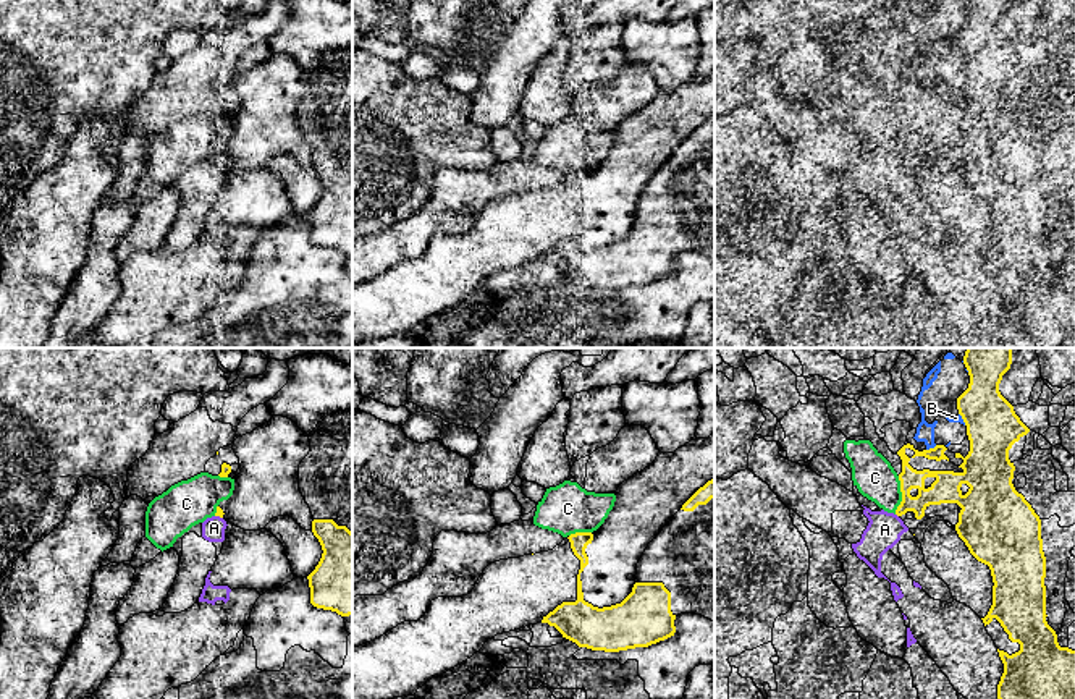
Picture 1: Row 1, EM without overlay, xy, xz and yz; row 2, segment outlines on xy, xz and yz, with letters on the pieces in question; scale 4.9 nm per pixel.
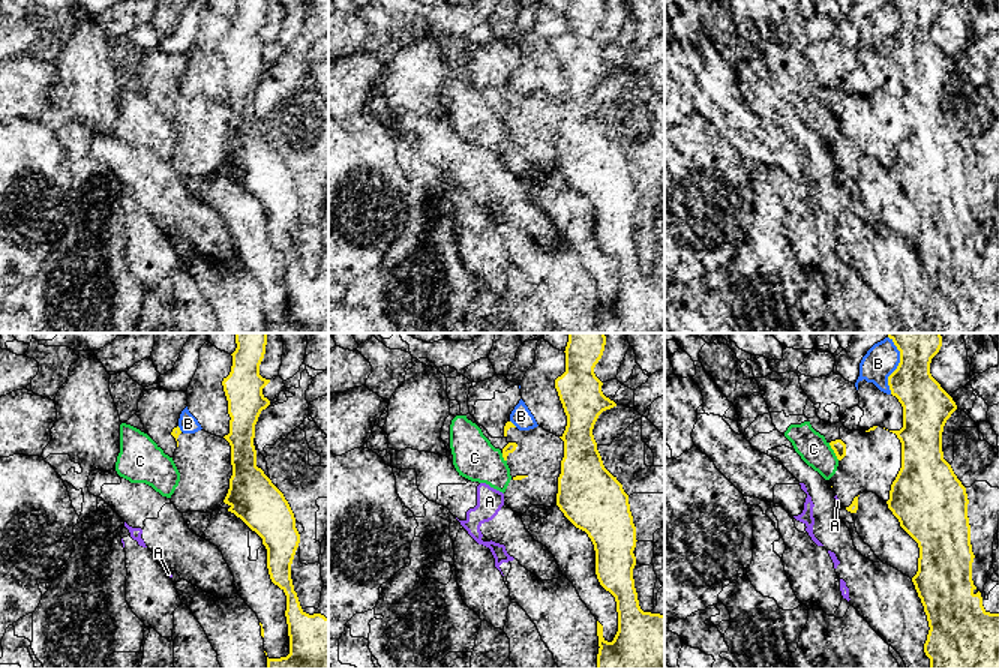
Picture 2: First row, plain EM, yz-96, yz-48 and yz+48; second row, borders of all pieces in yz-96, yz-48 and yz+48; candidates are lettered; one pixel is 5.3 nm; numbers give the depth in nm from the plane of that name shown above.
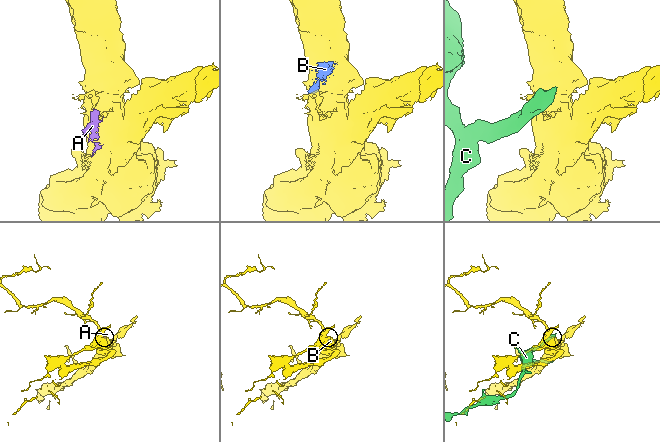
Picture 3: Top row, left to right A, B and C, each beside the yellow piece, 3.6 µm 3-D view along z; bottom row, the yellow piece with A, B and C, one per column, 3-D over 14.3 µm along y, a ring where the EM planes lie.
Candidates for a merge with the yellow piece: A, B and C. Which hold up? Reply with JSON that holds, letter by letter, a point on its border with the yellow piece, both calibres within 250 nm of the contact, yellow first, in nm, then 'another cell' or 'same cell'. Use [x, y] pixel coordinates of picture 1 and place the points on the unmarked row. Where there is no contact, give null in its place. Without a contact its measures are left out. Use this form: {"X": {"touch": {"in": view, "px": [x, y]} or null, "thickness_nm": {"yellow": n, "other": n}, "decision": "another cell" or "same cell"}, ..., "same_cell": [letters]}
{"A": {"touch": {"in": "xy", "px": [219, 152]}, "thickness_nm": {"yellow": 40, "other": 110}, "decision": "another cell"}, "B": {"touch": {"in": "yz", "px": [931, 86]}, "thickness_nm": {"yellow": 160, "other": 100}, "decision": "another cell"}, "C": {"touch": {"in": "yz", "px": [902, 133]}, "thickness_nm": {"yellow": 140, "other": 200}, "decision": "another cell"}, "same_cell": []}

